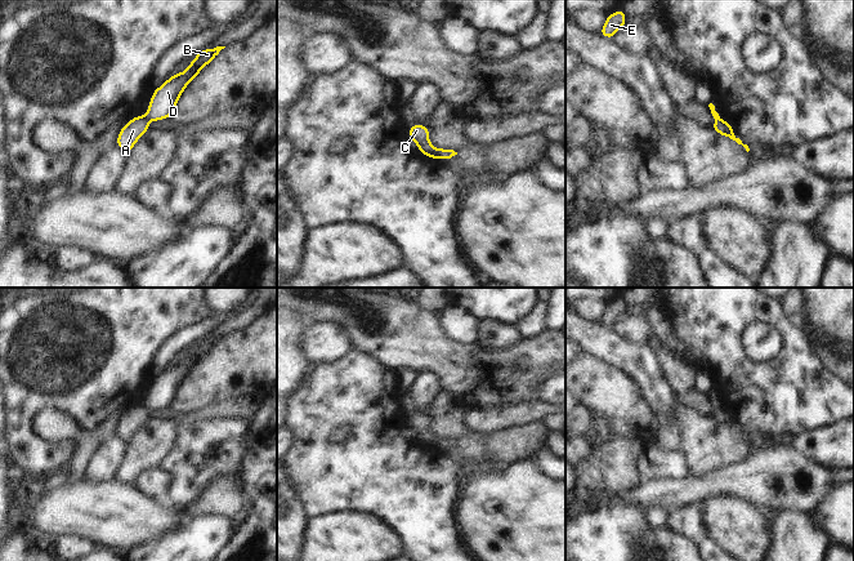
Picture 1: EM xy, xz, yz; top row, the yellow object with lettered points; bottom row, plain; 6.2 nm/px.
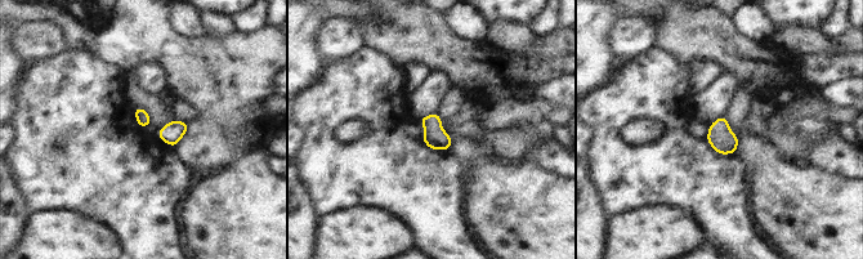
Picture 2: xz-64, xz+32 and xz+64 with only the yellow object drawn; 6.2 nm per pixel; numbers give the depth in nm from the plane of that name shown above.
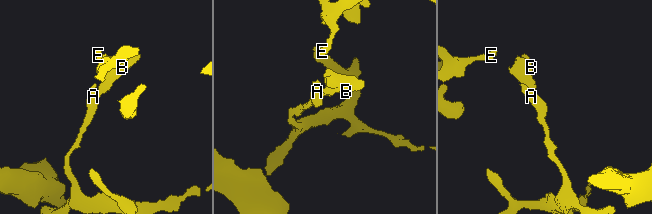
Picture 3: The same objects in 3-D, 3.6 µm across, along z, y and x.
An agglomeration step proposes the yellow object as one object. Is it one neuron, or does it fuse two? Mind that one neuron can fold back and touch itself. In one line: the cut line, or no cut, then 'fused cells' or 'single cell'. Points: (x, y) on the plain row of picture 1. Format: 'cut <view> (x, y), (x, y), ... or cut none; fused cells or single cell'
cut xz (436, 437), (438, 446); fused cells

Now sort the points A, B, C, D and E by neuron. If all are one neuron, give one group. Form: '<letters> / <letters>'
A C E / B D

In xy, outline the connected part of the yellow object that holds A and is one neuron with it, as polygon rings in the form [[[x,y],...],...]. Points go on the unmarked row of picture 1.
[[[143,404],[131,406],[130,410],[121,417],[116,428],[116,435],[130,442],[139,427],[148,419],[151,419],[151,417]]]

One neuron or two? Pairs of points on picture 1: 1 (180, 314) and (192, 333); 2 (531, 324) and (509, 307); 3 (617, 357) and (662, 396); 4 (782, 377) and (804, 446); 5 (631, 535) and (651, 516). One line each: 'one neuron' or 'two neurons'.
1: two neurons
2: two neurons
3: one neuron
4: two neurons
5: two neurons

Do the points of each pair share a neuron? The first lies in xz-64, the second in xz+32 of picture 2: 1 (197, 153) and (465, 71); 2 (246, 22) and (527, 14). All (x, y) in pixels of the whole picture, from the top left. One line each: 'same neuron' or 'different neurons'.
1: same neuron
2: different neurons

